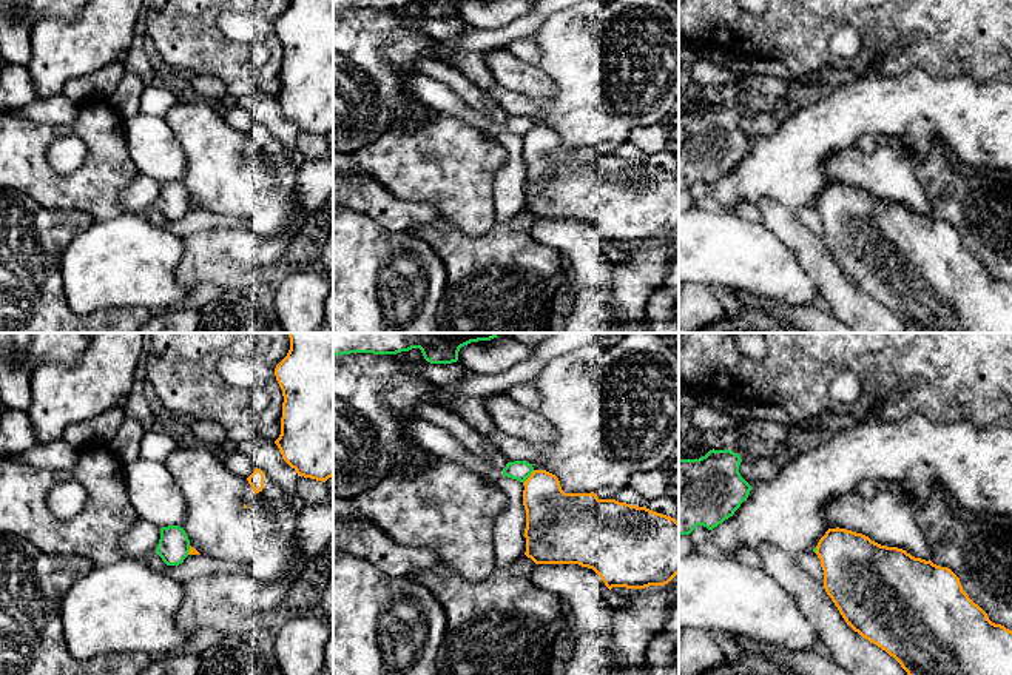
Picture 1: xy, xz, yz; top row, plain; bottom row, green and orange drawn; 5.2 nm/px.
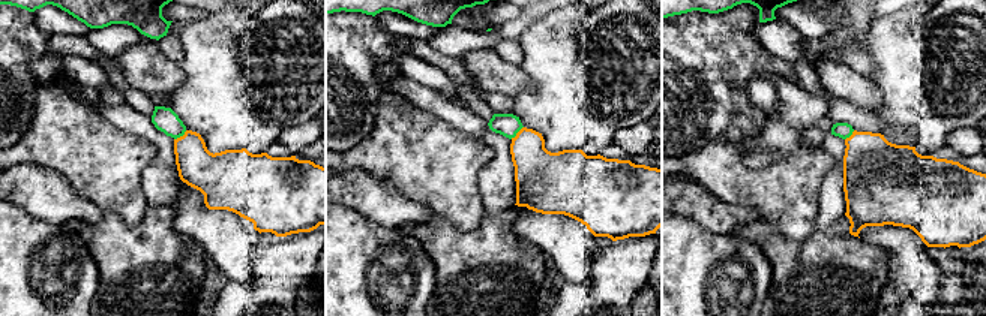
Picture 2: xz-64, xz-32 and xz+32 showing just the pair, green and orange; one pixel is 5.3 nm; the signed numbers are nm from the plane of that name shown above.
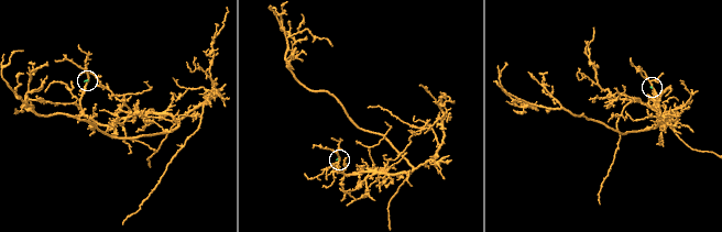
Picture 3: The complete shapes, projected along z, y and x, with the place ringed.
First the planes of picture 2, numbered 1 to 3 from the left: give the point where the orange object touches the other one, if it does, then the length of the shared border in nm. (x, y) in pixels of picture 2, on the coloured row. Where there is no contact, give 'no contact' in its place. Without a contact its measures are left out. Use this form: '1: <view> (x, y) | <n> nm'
1: xz-64 (180, 135) | 90 nm
2: xz-32 (517, 132) | 100 nm
3: xz+32 (850, 135) | 80 nm

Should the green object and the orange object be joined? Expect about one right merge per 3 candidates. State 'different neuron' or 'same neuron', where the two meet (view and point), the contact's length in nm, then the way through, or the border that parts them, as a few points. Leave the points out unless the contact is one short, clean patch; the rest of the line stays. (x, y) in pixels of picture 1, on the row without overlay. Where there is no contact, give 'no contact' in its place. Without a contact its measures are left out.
different neuron | xz (529, 130) | 90 nm | along xz (534, 125), (523, 137)

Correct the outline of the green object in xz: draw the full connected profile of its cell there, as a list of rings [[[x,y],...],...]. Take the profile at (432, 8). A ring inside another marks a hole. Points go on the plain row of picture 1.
[[[333,0],[333,12],[350,8],[396,9],[420,3],[430,18],[452,18],[458,15],[458,6],[464,0]]]

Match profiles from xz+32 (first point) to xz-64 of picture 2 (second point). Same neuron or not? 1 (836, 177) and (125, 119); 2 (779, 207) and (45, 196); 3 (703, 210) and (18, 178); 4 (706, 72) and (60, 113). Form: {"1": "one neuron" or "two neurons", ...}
{"1": "one neuron", "2": "two neurons", "3": "one neuron", "4": "two neurons"}

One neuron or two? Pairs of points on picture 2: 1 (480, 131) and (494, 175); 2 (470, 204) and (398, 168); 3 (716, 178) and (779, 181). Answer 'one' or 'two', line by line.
1: one
2: one
3: one

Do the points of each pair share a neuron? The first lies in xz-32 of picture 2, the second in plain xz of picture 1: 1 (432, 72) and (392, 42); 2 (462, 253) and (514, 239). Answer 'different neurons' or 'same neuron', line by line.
1: different neurons
2: same neuron

